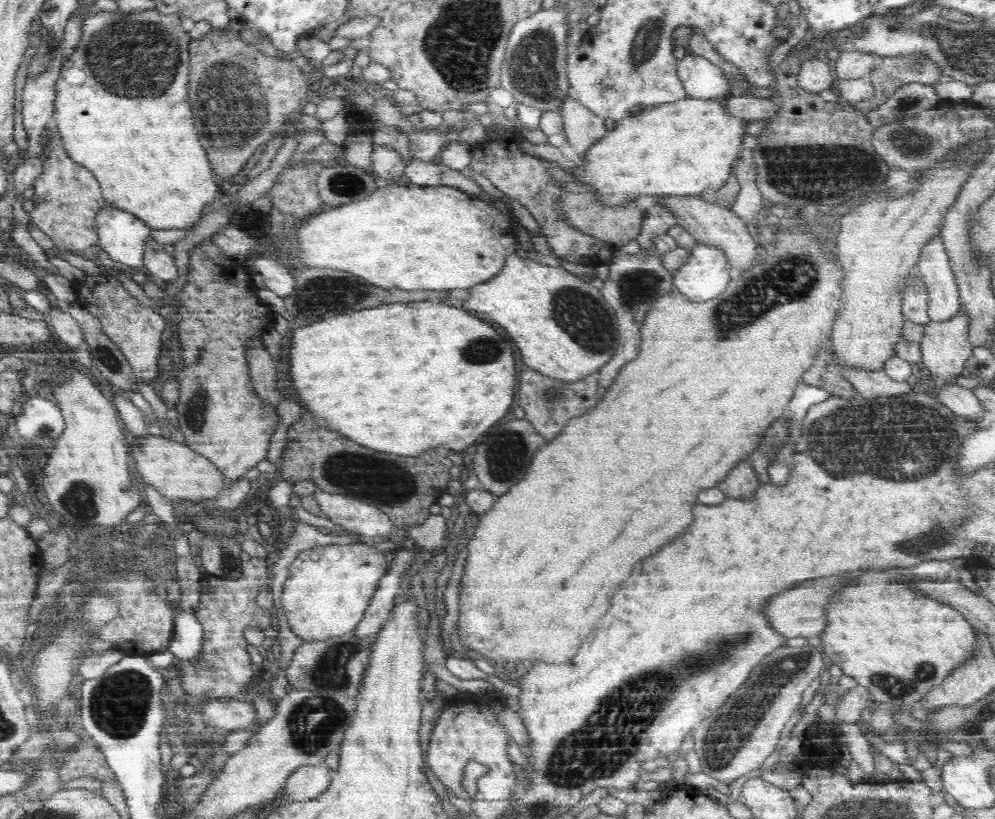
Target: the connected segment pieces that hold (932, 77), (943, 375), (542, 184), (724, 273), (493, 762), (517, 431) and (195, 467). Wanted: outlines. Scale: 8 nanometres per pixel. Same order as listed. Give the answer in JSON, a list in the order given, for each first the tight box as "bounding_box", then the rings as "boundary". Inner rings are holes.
[{"bounding_box":[852,53,944,115],"boundary":[[[924,53],[885,56],[882,64],[870,73],[870,83],[875,87],[872,100],[856,102],[852,109],[866,115],[884,104],[903,85],[933,86],[941,79],[944,79],[942,71]]]},{"bounding_box":[920,310,973,388],"boundary":[[[964,310],[944,322],[928,323],[925,326],[923,340],[921,341],[922,361],[920,366],[930,370],[930,378],[934,380],[934,388],[942,388],[948,382],[956,380],[956,376],[964,374],[965,363],[972,357],[973,344],[968,340],[971,318]]]},{"bounding_box":[468,132,616,267],"boundary":[[[514,132],[510,136],[511,140],[505,140],[503,136],[496,136],[486,138],[482,143],[478,142],[473,145],[471,148],[472,164],[470,164],[469,168],[471,169],[468,172],[470,174],[476,172],[476,174],[488,178],[498,190],[525,206],[538,222],[540,232],[548,241],[551,252],[554,252],[559,259],[594,267],[600,266],[600,264],[608,265],[616,248],[599,238],[588,236],[572,228],[565,221],[563,214],[555,208],[560,195],[567,191],[564,191],[563,187],[559,187],[547,173],[549,161],[519,150],[519,143],[524,139],[523,134]]]},{"bounding_box":[673,242,734,303],"boundary":[[[702,242],[692,250],[690,260],[673,273],[674,292],[692,303],[707,302],[720,296],[734,275],[723,250]]]},{"bounding_box":[425,694,516,803],"boundary":[[[465,694],[448,698],[446,708],[440,713],[440,718],[438,718],[432,729],[428,748],[425,750],[426,764],[428,764],[428,768],[434,773],[434,776],[438,778],[438,782],[440,782],[442,786],[445,786],[450,794],[468,803],[471,802],[471,797],[462,789],[460,780],[462,780],[464,768],[471,762],[484,764],[484,766],[488,766],[489,768],[488,774],[478,780],[478,793],[474,796],[474,801],[496,803],[508,800],[509,796],[514,792],[514,787],[516,787],[514,764],[512,764],[510,758],[508,758],[508,732],[506,732],[506,728],[500,724],[498,716],[492,711],[491,706],[494,701],[496,700],[494,700],[492,696],[489,696],[489,694]]]},{"bounding_box":[469,419,547,496],"boundary":[[[526,419],[502,421],[478,442],[476,453],[469,458],[473,464],[474,474],[479,478],[481,488],[496,496],[506,494],[512,486],[524,478],[537,453],[536,450],[542,448],[547,441]]]},{"bounding_box":[131,435,226,503],"boundary":[[[151,435],[131,442],[136,474],[142,482],[154,486],[162,496],[172,501],[181,498],[199,503],[216,497],[220,490],[226,488],[226,478],[219,467],[186,444]]]}]

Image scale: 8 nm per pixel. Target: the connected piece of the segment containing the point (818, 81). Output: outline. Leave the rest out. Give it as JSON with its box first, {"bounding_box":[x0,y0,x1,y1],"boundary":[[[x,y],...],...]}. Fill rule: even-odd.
{"bounding_box":[798,58,833,93],"boundary":[[[808,58],[800,64],[798,72],[798,85],[807,92],[820,93],[824,90],[831,90],[833,81],[832,64],[824,58]]]}

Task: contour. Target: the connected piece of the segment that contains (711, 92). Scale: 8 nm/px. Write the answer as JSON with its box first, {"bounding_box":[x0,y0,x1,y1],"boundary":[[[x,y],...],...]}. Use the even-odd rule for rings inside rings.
{"bounding_box":[677,53,729,98],"boundary":[[[691,53],[678,61],[677,75],[690,98],[723,98],[728,96],[729,84],[721,68],[706,58]]]}

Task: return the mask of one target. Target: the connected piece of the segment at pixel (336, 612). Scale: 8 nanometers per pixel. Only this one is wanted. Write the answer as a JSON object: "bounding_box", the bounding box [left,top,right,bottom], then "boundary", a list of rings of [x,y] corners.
{"bounding_box":[282,540,390,642],"boundary":[[[366,540],[352,544],[319,546],[300,552],[288,568],[289,576],[284,582],[284,592],[282,592],[282,607],[286,611],[286,619],[294,634],[304,638],[306,642],[322,642],[330,637],[352,632],[364,618],[378,582],[388,572],[390,566],[380,547],[375,542]]]}

